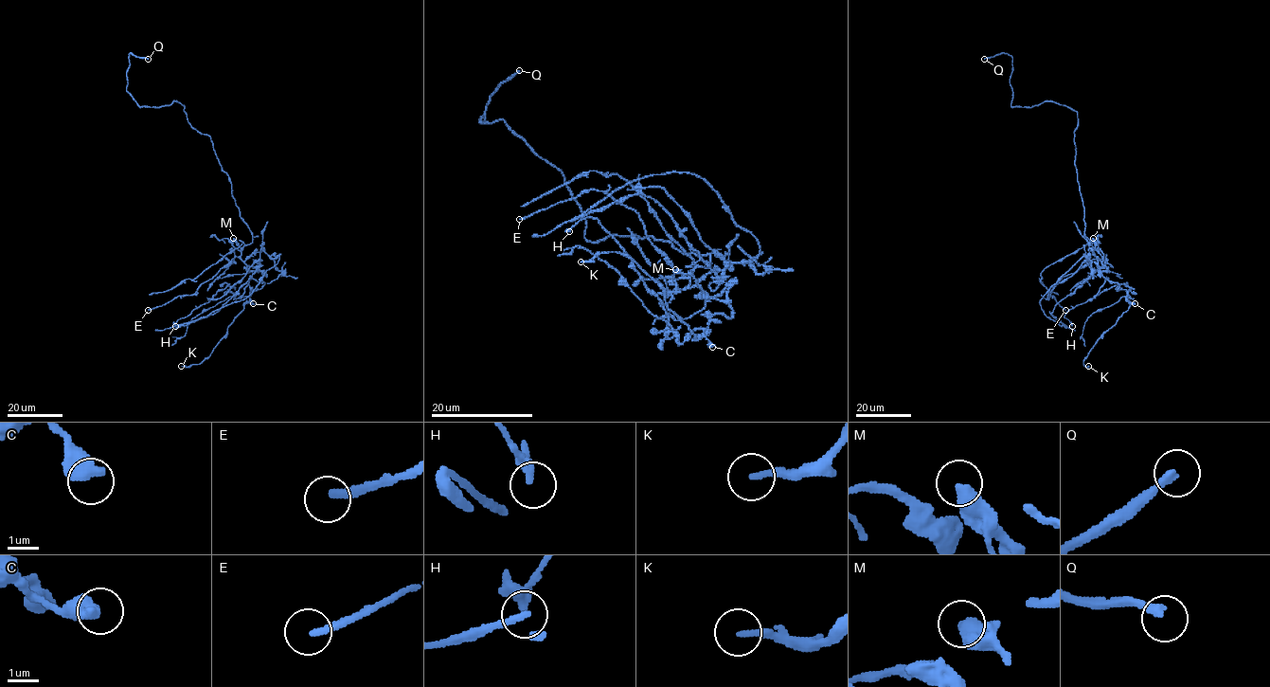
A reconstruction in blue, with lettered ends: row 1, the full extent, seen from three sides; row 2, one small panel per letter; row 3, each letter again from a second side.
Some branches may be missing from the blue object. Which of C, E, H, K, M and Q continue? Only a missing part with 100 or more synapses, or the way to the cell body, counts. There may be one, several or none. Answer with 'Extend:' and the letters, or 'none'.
Extend: Q

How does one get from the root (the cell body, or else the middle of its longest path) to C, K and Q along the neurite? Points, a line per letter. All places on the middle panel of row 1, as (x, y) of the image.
C: (680, 252), (709, 256), (689, 284), (705, 298), (728, 286), (732, 316), (710, 317), (712, 347)
K: (680, 252), (709, 256), (689, 284), (705, 298), (728, 286), (732, 316), (697, 336), (630, 257), (581, 262)
Q: (680, 252), (652, 237), (589, 242), (563, 174), (503, 120), (479, 121), (485, 122), (489, 96), (519, 70)

